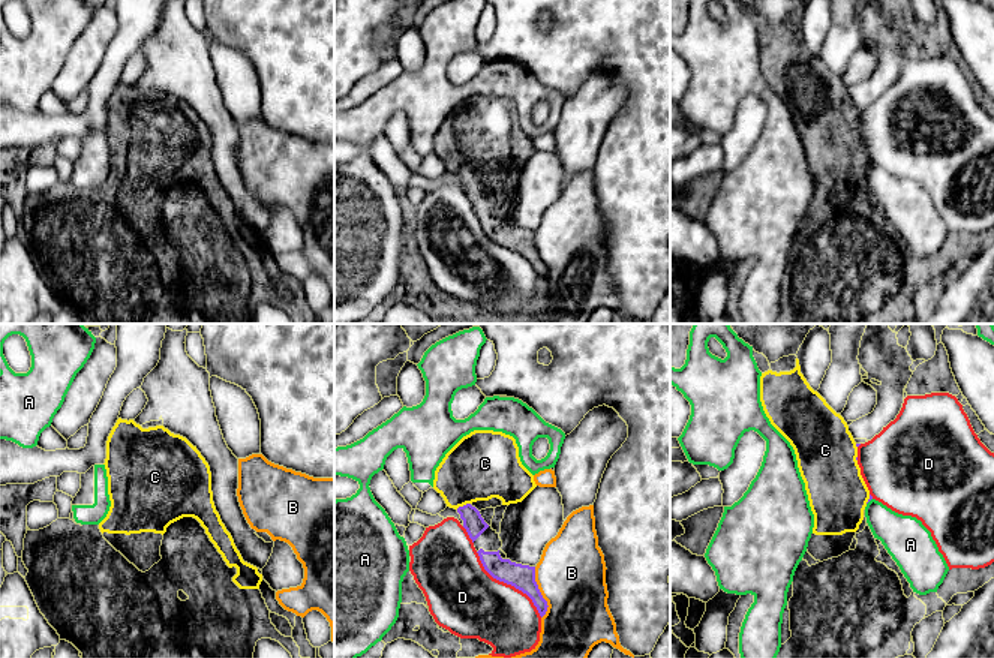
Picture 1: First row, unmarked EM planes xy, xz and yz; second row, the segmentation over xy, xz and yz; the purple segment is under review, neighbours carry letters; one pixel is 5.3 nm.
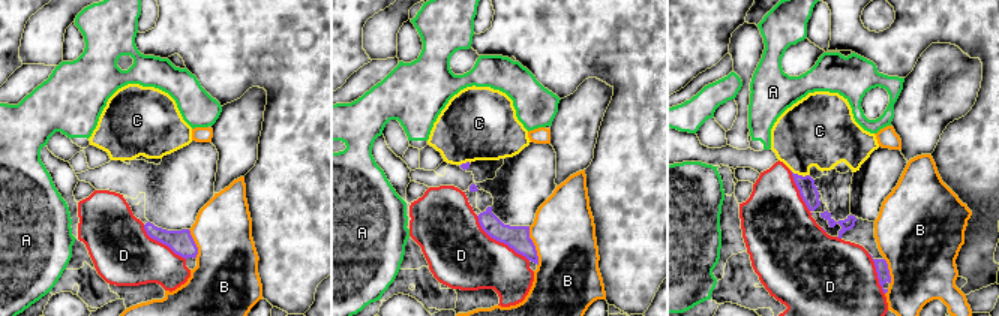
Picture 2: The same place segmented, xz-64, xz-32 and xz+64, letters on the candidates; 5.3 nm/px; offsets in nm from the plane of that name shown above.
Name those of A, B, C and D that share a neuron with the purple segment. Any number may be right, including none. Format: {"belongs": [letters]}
{"belongs": ["C"]}

